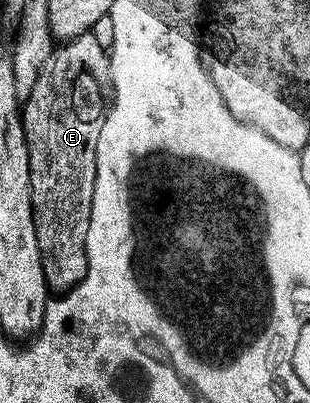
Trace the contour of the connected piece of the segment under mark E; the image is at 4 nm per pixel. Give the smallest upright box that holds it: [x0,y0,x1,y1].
[20,31,112,294]

